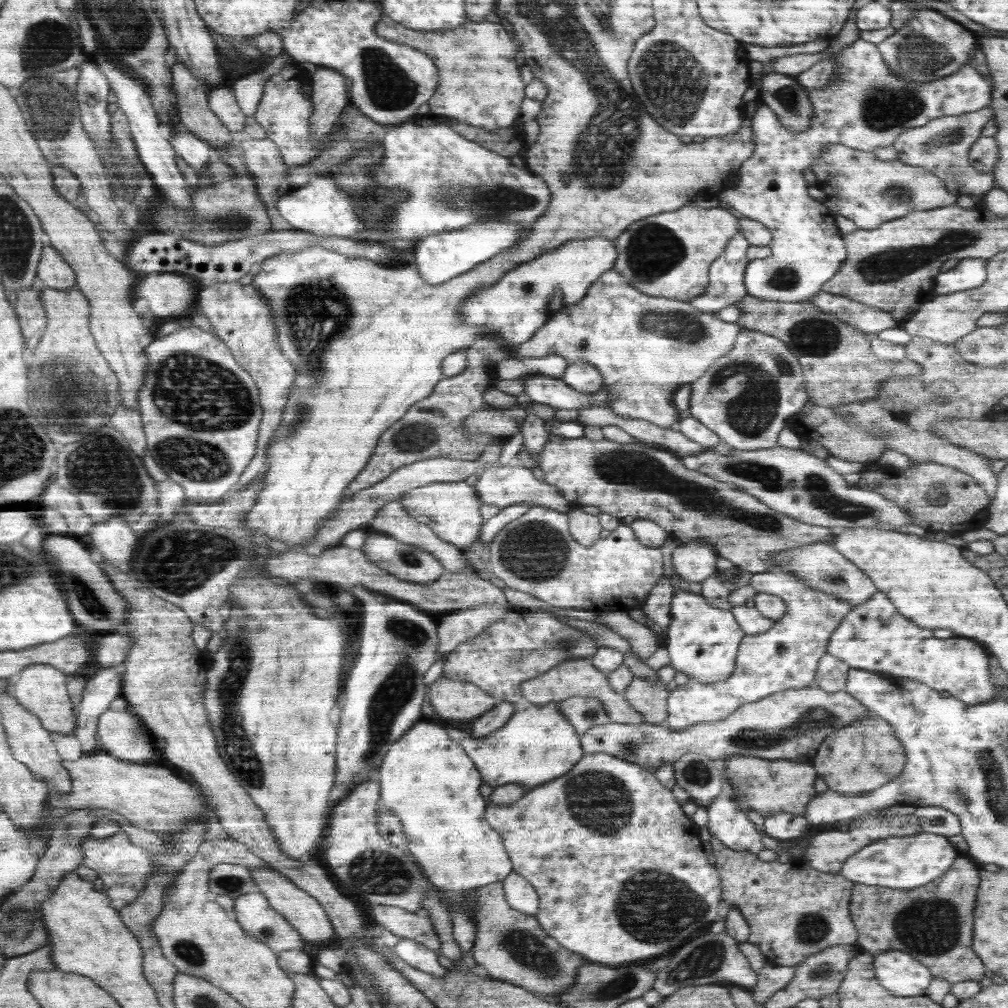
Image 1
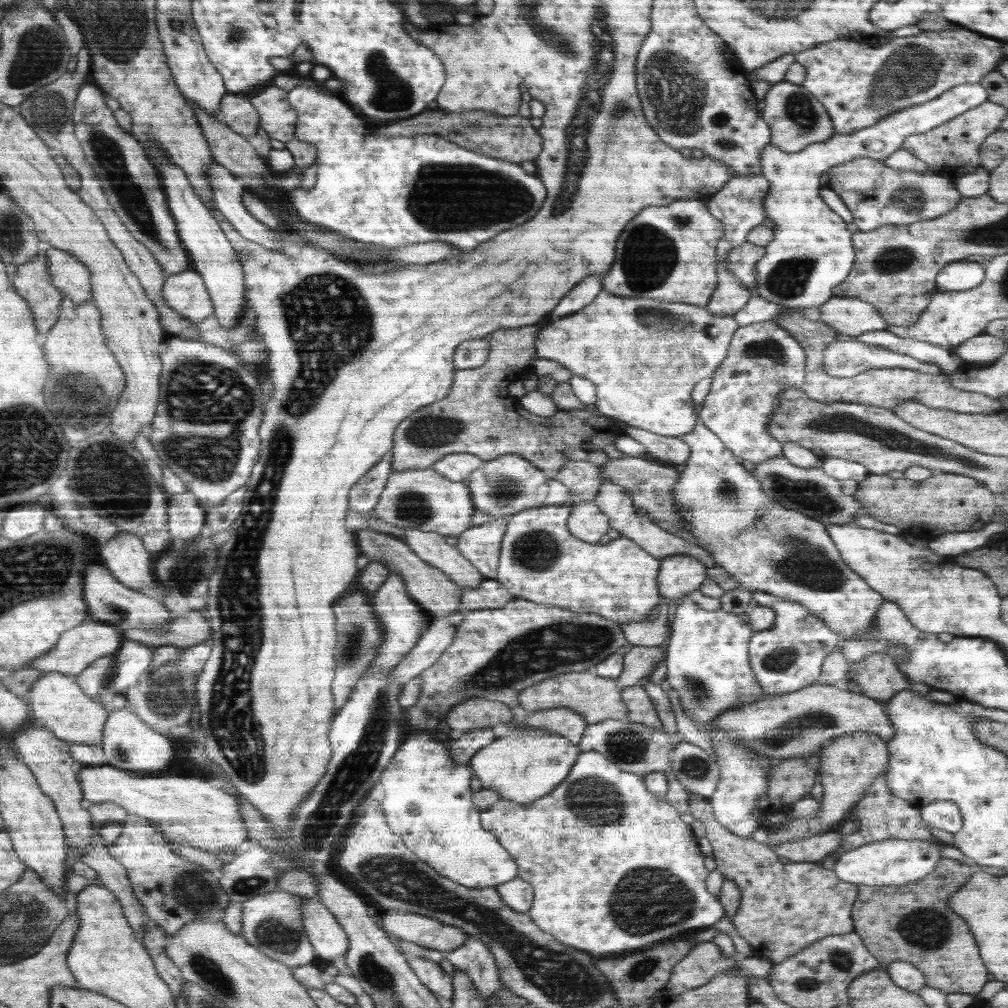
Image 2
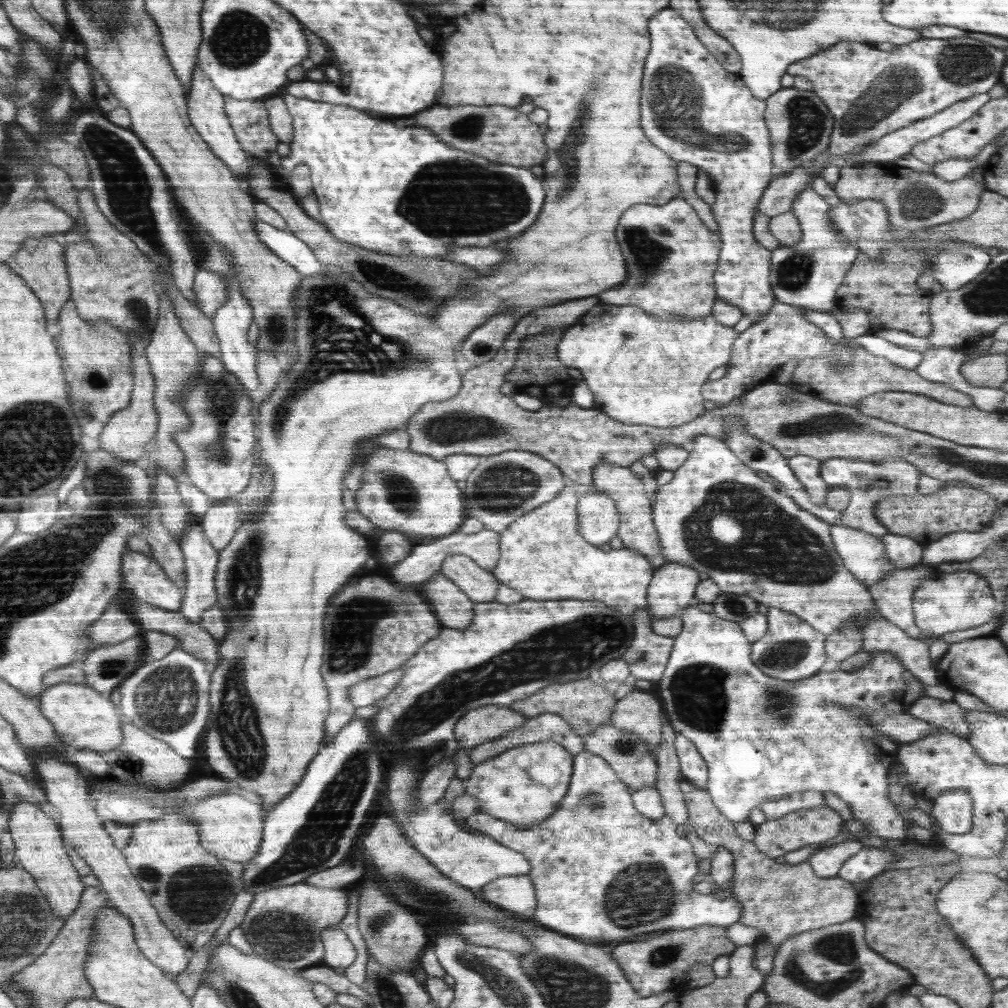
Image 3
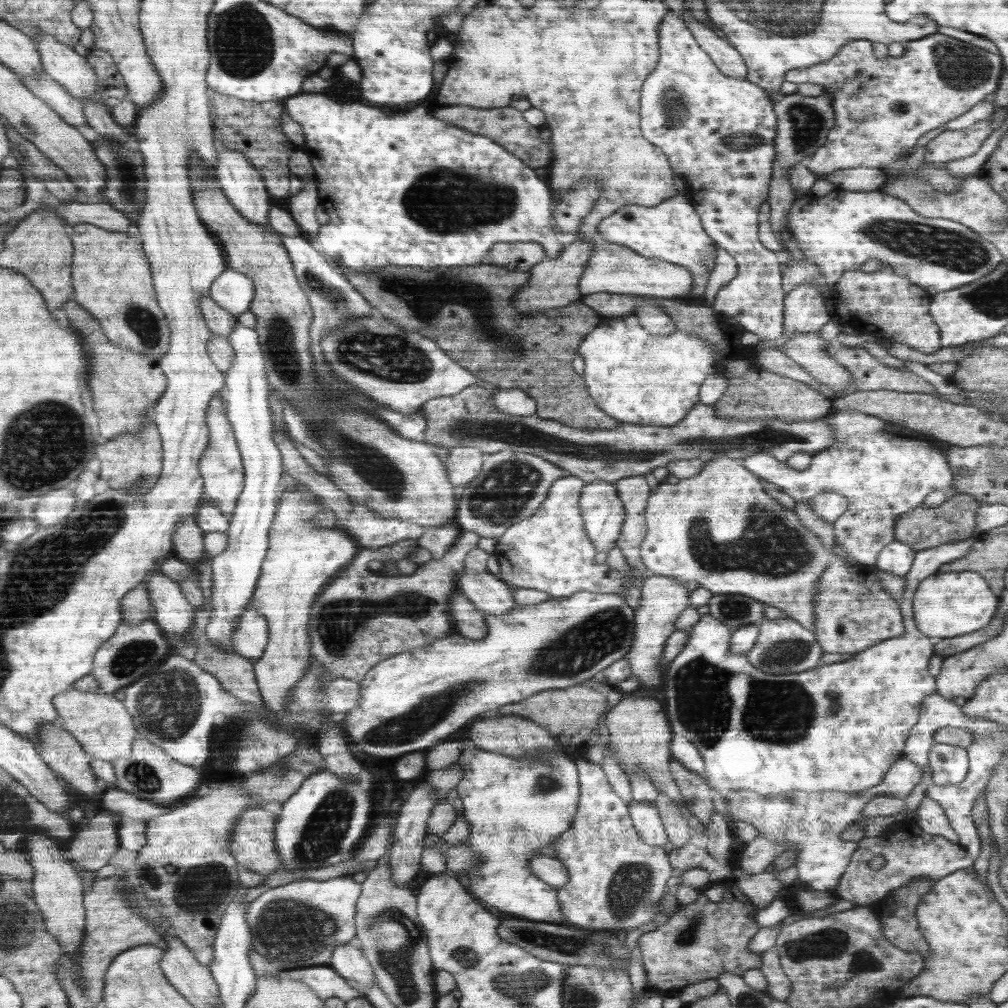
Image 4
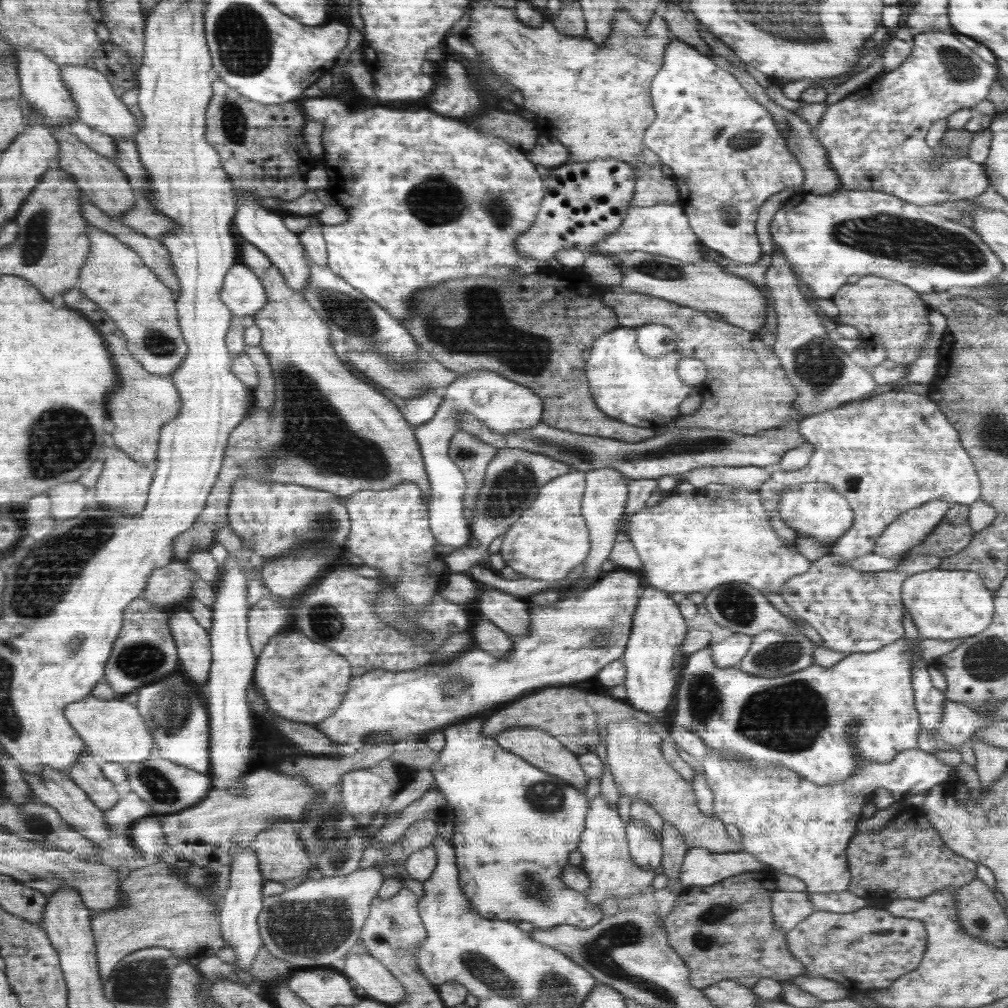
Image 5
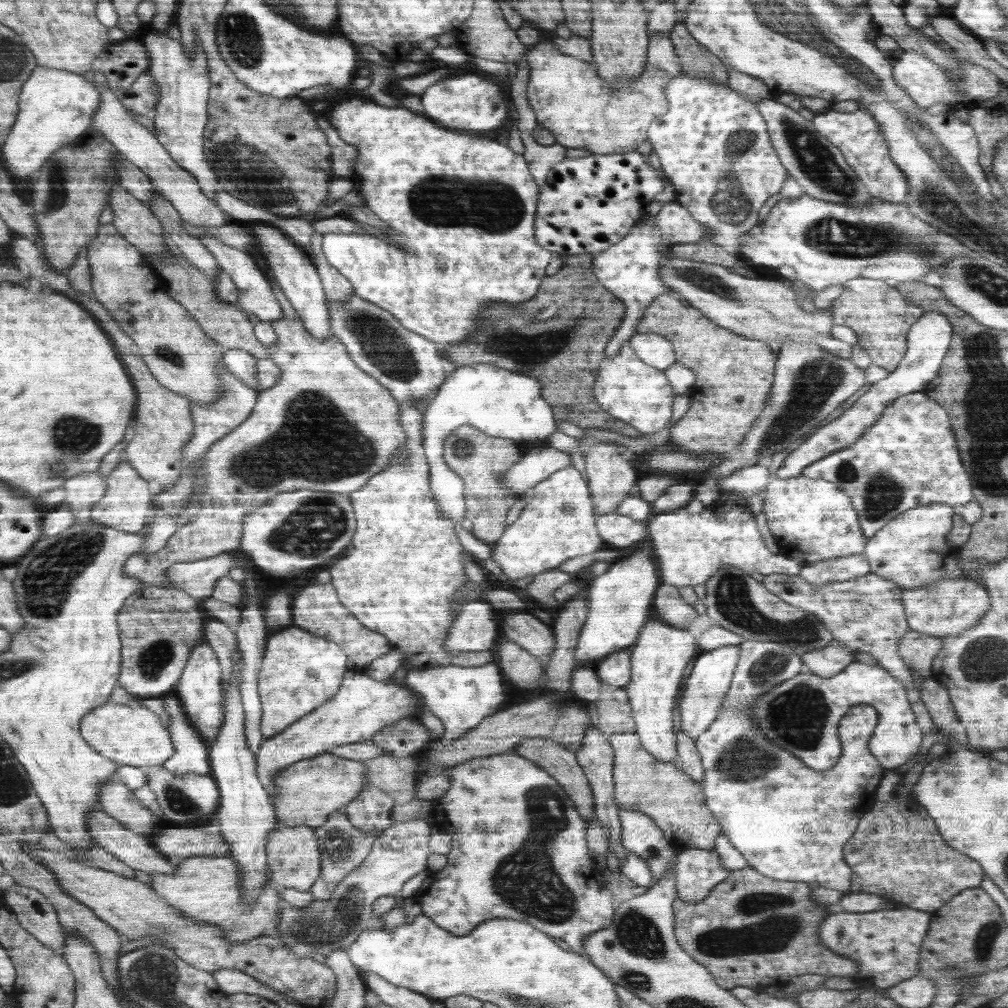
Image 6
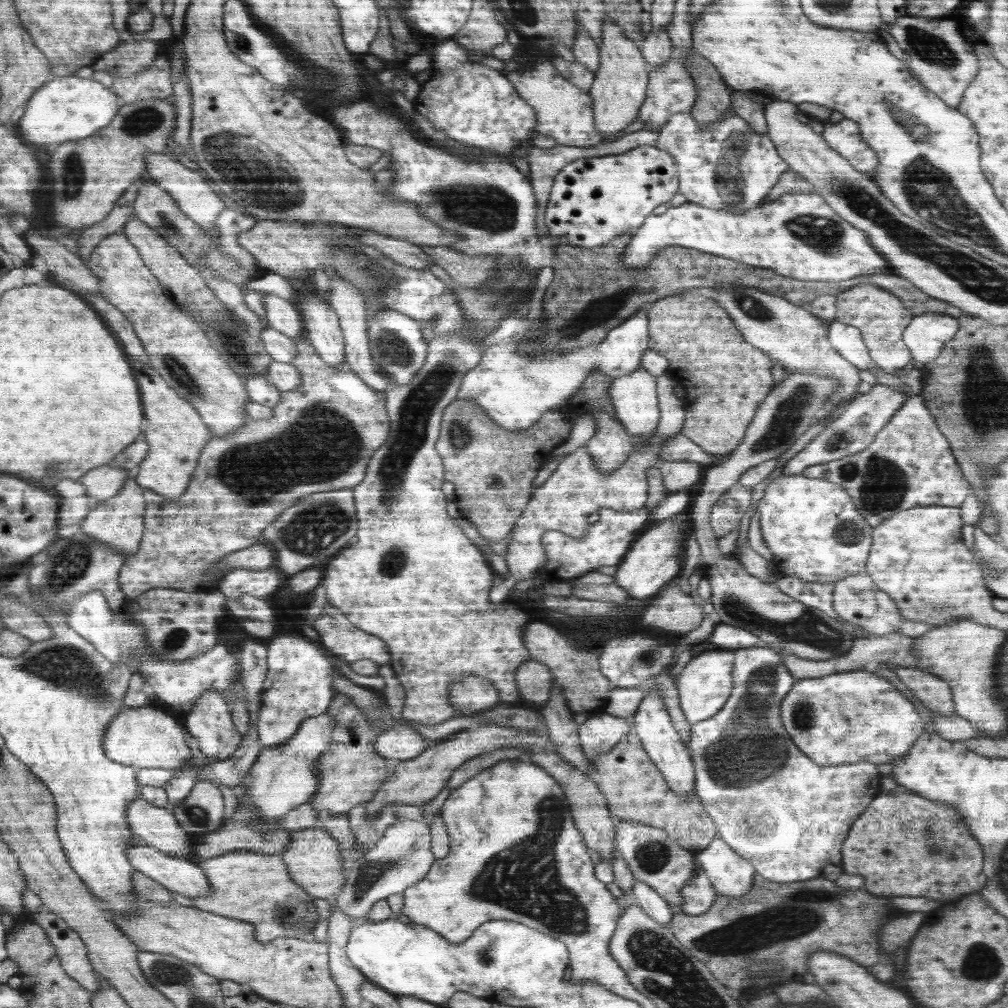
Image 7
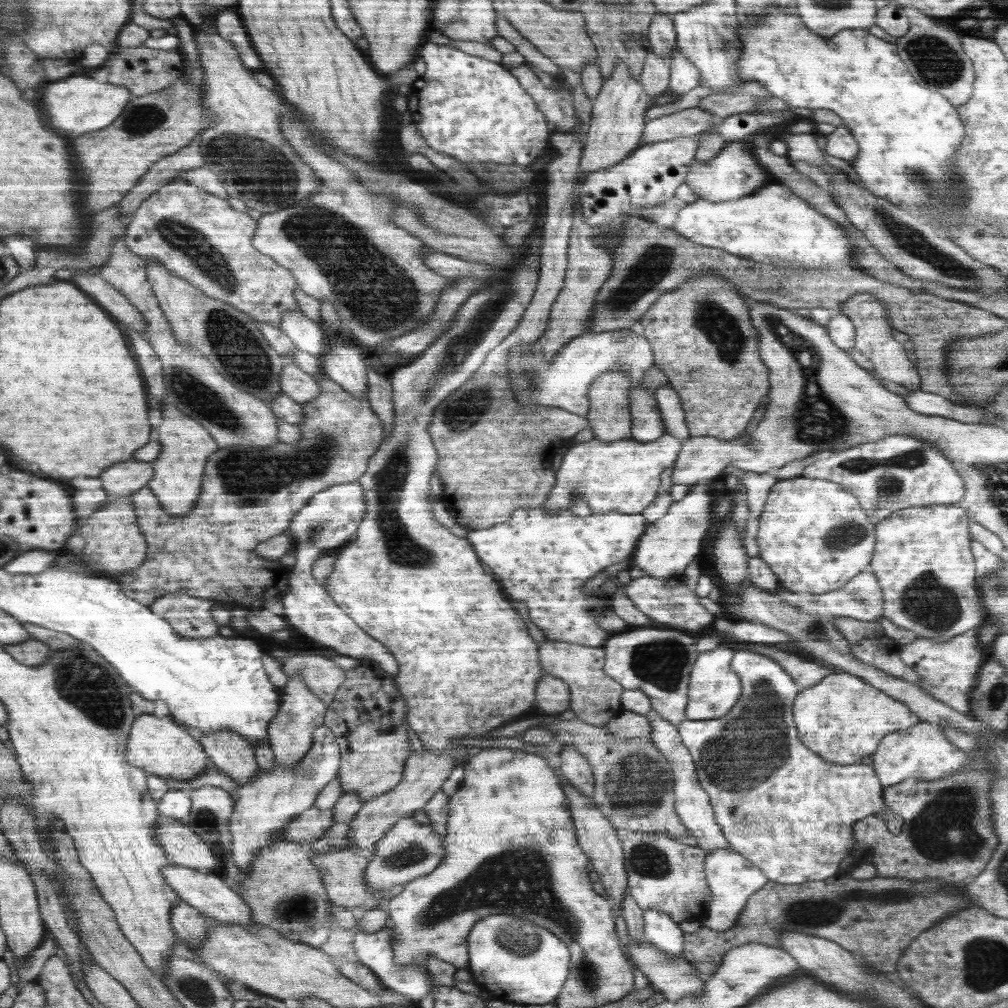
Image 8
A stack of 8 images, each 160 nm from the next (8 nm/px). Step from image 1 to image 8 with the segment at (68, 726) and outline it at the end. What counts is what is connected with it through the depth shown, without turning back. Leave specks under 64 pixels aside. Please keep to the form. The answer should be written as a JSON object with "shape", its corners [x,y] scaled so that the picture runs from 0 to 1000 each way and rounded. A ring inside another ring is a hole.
{"shape":[[[136,709],[132,716],[128,732],[125,733],[124,754],[129,760],[143,762],[147,769],[171,771],[177,774],[188,774],[199,769],[203,762],[210,762],[210,757],[200,740],[185,728],[179,721],[173,720],[171,712],[155,712],[155,709]]]}

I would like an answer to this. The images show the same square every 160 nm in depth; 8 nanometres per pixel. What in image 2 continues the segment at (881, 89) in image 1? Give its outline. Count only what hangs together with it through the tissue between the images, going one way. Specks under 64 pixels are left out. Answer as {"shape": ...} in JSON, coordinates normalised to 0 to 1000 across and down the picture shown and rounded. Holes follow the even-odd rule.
{"shape":[[[952,83],[942,86],[927,99],[884,111],[867,123],[842,134],[828,131],[821,140],[803,143],[800,147],[789,152],[783,152],[768,145],[765,141],[762,142],[756,148],[753,163],[755,163],[755,174],[763,181],[763,188],[756,197],[756,204],[760,209],[760,217],[767,220],[765,226],[767,228],[767,238],[759,244],[759,254],[750,261],[749,292],[770,303],[798,308],[808,307],[825,296],[827,294],[826,286],[830,285],[844,269],[848,250],[844,237],[846,232],[839,227],[838,218],[833,217],[813,194],[814,173],[820,171],[823,166],[843,161],[851,156],[875,159],[893,148],[900,135],[921,131],[924,127],[932,126],[947,115],[952,115],[955,111],[968,107],[978,100],[979,91],[974,84]]]}

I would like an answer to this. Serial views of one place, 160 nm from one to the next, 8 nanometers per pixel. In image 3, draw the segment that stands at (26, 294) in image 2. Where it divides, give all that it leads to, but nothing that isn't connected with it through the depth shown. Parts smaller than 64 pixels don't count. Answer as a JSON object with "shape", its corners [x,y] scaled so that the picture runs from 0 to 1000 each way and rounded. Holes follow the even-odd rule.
{"shape":[[[51,232],[27,236],[24,238],[24,244],[16,249],[15,253],[10,255],[6,261],[33,287],[38,298],[41,298],[45,305],[46,317],[51,320],[57,319],[57,316],[60,315],[62,305],[71,296],[67,260],[64,258],[63,245],[54,239]]]}

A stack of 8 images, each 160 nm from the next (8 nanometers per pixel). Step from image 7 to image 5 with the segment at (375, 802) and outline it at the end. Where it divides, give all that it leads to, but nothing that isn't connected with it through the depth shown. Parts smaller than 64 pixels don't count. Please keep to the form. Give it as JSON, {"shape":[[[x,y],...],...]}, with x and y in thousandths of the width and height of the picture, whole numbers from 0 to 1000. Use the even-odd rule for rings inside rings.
{"shape":[[[569,681],[543,683],[527,688],[518,694],[510,695],[510,698],[500,700],[493,707],[488,707],[484,714],[479,715],[479,729],[491,732],[494,727],[505,722],[533,722],[550,729],[563,745],[571,749],[590,746],[597,726],[593,722],[593,708],[581,696],[582,688],[582,686]]]}

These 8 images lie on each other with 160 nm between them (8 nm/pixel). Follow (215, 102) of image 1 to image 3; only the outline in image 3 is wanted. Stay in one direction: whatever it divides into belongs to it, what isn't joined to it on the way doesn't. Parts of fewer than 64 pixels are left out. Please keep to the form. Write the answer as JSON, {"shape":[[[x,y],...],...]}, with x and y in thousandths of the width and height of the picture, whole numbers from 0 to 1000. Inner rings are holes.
{"shape":[[[226,96],[223,99],[223,111],[239,146],[267,164],[267,151],[274,149],[276,136],[271,132],[262,99],[239,100]]]}

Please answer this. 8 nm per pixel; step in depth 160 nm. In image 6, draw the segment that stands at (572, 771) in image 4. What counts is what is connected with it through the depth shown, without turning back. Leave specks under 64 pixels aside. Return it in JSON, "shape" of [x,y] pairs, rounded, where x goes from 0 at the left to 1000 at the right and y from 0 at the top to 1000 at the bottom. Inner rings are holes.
{"shape":[[[492,657],[471,662],[444,660],[406,664],[400,677],[415,690],[421,691],[422,702],[441,719],[441,728],[432,736],[446,738],[474,721],[482,711],[493,707],[496,698],[503,695],[497,670],[496,661]],[[500,745],[499,747],[483,750],[470,751],[461,754],[447,761],[440,761],[434,768],[445,770],[446,782],[437,792],[437,800],[440,806],[440,814],[446,817],[448,823],[447,844],[443,847],[443,856],[438,863],[427,865],[424,873],[415,882],[412,887],[412,894],[419,901],[419,908],[427,910],[431,917],[452,927],[452,929],[460,929],[464,925],[468,925],[469,921],[476,919],[489,912],[508,912],[521,914],[523,917],[529,918],[535,925],[552,932],[558,932],[566,942],[578,948],[578,933],[587,929],[589,925],[595,925],[599,921],[605,920],[609,915],[609,893],[607,893],[607,881],[603,882],[603,878],[595,876],[589,879],[583,879],[583,873],[587,868],[593,866],[591,861],[587,861],[585,851],[583,851],[583,839],[581,839],[581,823],[579,823],[579,813],[569,802],[567,792],[561,785],[558,778],[549,770],[541,765],[538,761],[530,758],[529,755],[522,751],[508,747],[508,745]]]}

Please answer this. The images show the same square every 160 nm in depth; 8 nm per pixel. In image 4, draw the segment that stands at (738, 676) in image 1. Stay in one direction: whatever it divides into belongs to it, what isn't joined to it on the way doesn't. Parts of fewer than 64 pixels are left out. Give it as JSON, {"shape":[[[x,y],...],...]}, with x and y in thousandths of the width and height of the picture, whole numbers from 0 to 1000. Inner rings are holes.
{"shape":[[[781,612],[758,614],[753,619],[753,630],[748,641],[739,650],[744,659],[760,668],[785,670],[812,662],[816,648],[809,627]]]}

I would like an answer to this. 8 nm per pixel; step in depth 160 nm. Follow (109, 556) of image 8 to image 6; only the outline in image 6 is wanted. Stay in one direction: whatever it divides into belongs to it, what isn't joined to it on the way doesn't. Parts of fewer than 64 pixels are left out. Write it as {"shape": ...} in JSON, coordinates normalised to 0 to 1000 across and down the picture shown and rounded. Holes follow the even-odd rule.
{"shape":[[[119,459],[110,468],[105,476],[105,490],[86,505],[83,511],[103,522],[135,529],[147,518],[153,487],[145,476],[137,472],[137,467],[129,459]]]}

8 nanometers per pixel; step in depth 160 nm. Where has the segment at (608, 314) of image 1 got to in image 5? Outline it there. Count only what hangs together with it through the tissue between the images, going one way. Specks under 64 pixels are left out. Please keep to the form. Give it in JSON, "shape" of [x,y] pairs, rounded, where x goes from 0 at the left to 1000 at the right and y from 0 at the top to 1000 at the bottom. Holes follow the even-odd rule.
{"shape":[[[613,324],[601,331],[597,331],[585,342],[585,354],[581,358],[581,373],[584,373],[585,389],[592,394],[593,405],[601,413],[609,414],[625,423],[634,425],[653,426],[669,419],[675,413],[675,401],[683,395],[687,383],[677,377],[673,371],[675,348],[667,348],[654,354],[646,354],[638,350],[632,341],[632,327],[630,325]]]}

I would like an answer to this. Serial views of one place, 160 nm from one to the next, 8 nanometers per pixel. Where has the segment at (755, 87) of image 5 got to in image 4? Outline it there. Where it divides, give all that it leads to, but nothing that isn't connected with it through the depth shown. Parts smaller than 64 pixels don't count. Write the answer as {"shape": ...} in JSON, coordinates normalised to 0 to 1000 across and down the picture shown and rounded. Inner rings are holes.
{"shape":[[[681,6],[678,20],[687,30],[691,43],[703,53],[707,63],[719,75],[727,76],[730,79],[740,79],[742,68],[740,68],[736,55],[722,39],[716,38],[709,33],[709,29],[700,27],[696,22],[689,19],[686,12],[681,9]]]}

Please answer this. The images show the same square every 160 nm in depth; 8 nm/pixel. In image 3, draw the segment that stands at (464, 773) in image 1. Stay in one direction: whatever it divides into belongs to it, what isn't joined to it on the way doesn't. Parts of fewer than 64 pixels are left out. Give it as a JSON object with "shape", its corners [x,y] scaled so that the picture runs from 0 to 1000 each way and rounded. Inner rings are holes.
{"shape":[[[397,753],[387,766],[384,776],[383,790],[385,798],[389,800],[388,810],[410,840],[438,866],[459,880],[476,882],[497,870],[522,869],[528,857],[517,845],[512,845],[481,827],[459,822],[454,813],[443,809],[445,806],[440,791],[427,800],[414,801],[416,778],[423,767],[419,762],[420,757]]]}

